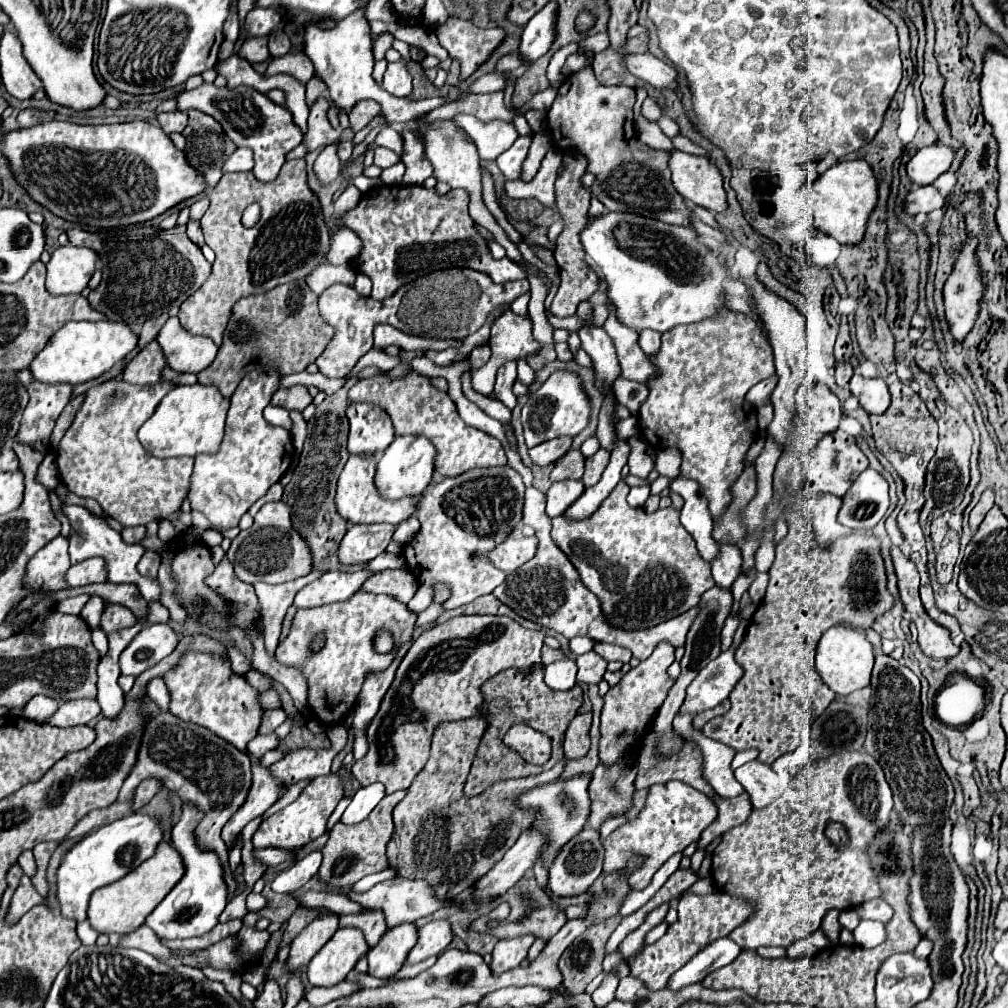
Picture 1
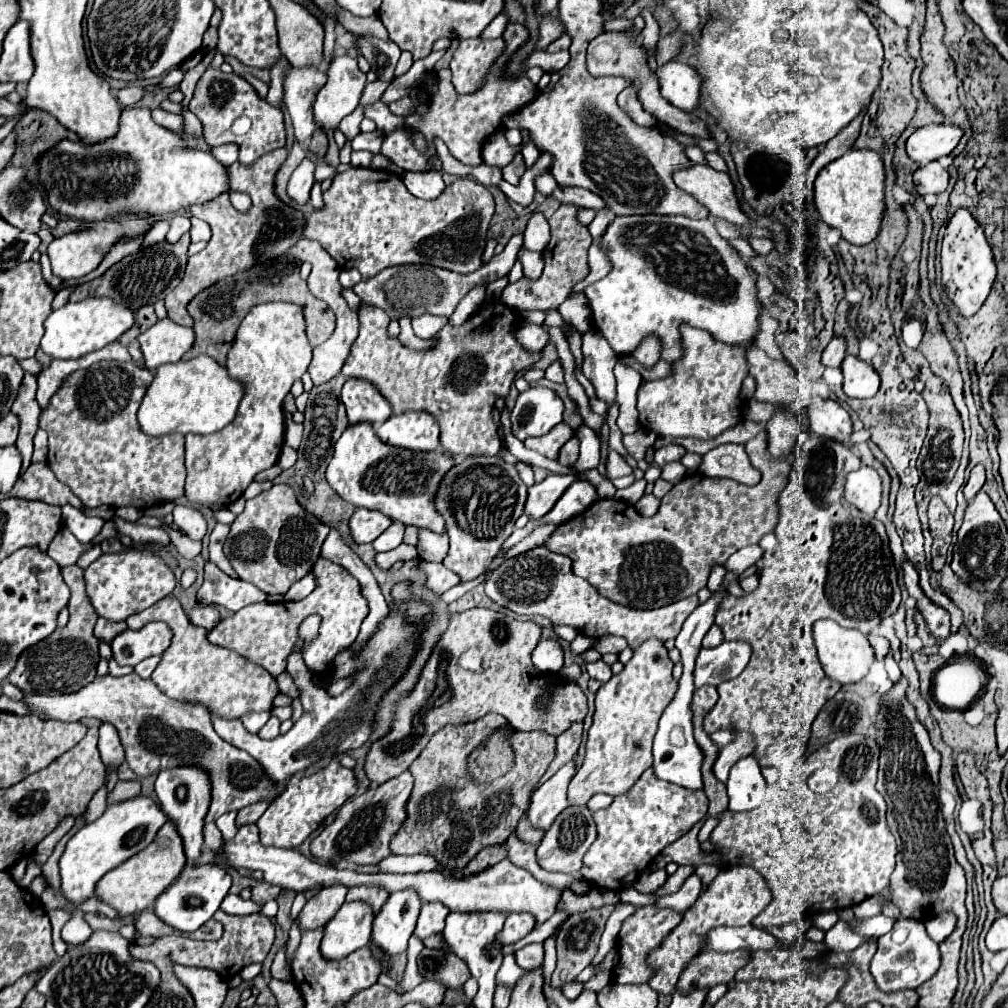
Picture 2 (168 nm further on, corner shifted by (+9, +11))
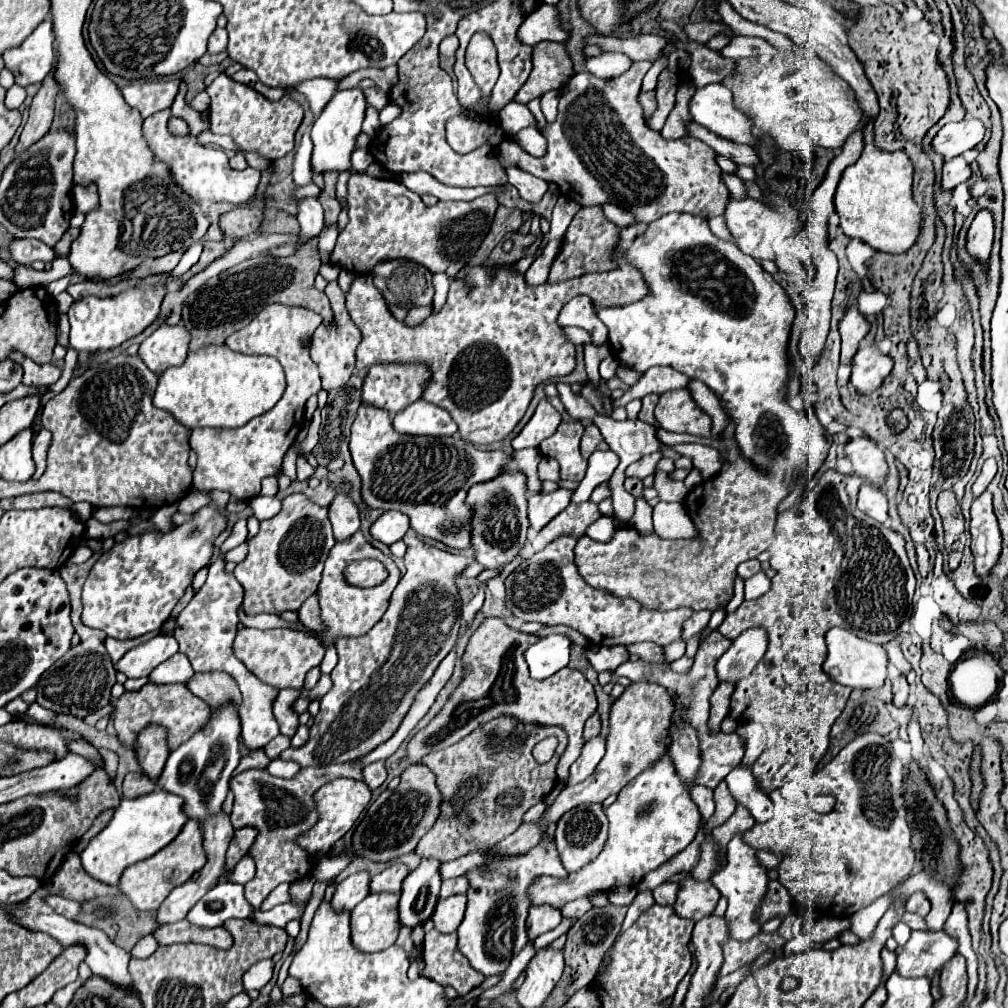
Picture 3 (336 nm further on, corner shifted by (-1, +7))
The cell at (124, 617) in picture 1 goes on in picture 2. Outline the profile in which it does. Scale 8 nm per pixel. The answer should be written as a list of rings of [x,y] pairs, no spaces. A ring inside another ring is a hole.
[[[99,619],[95,625],[95,635],[103,641],[111,641],[115,635],[119,635],[125,629],[127,629],[127,625],[123,621],[121,623],[107,623],[105,619]]]

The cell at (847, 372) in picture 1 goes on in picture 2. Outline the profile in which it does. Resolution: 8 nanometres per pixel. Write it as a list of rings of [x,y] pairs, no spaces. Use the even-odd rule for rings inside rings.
[[[833,337],[831,343],[823,351],[821,363],[825,367],[841,367],[843,359],[845,359],[845,341],[841,337]]]

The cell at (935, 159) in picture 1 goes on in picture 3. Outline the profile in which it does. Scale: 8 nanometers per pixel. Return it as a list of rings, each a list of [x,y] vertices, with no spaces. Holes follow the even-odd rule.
[[[963,119],[957,123],[947,123],[933,139],[933,149],[947,159],[953,159],[969,149],[973,149],[985,135],[985,125],[979,119]]]

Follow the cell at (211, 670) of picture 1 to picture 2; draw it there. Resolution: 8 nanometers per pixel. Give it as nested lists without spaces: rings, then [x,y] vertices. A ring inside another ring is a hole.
[[[165,597],[145,611],[131,615],[127,621],[129,629],[141,629],[149,621],[165,621],[173,631],[173,643],[163,651],[161,663],[153,671],[151,679],[155,685],[171,699],[181,703],[197,703],[209,709],[209,713],[223,719],[241,719],[249,711],[269,711],[273,697],[279,693],[275,679],[259,665],[241,659],[237,653],[215,647],[207,639],[203,627],[193,627],[181,607],[173,597]]]

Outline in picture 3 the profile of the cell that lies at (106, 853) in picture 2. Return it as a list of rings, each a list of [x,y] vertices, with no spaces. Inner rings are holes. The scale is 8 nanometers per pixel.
[[[163,789],[135,799],[121,799],[121,805],[115,809],[109,825],[99,835],[95,835],[87,849],[81,853],[83,867],[97,881],[117,885],[129,865],[143,861],[169,845],[179,835],[187,819],[189,817],[183,813],[183,799]]]

